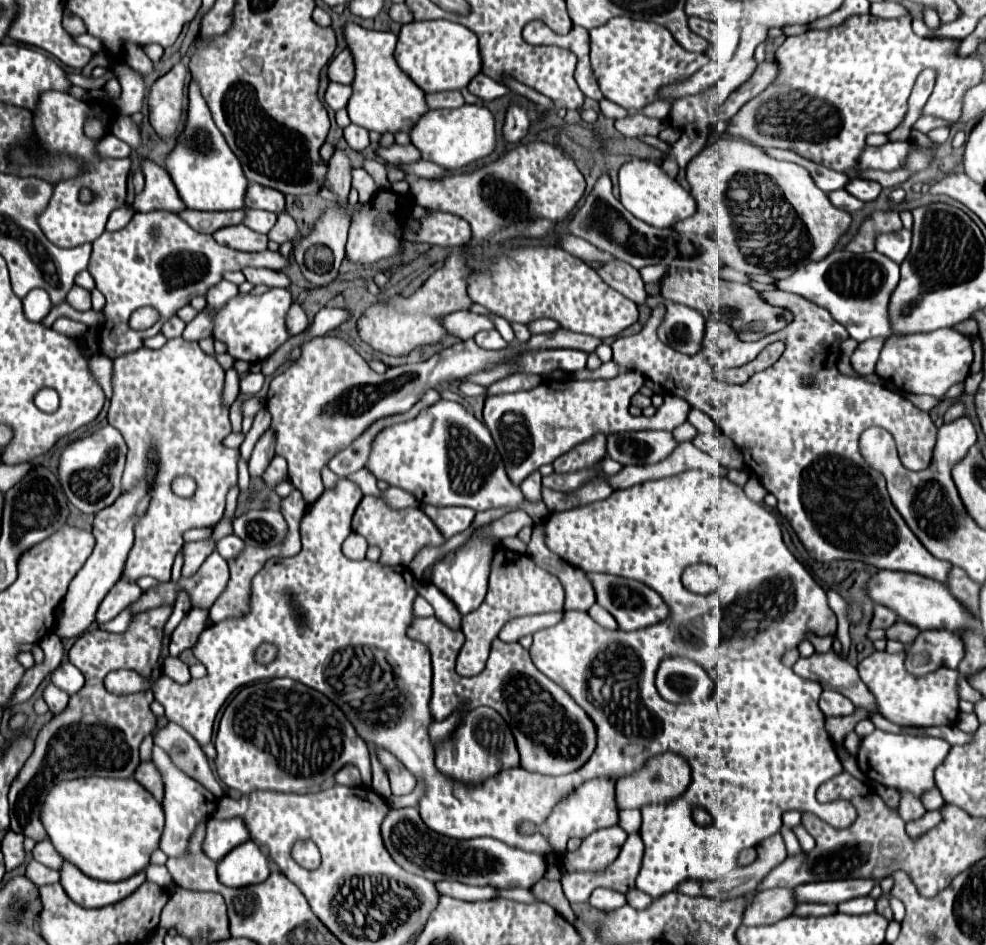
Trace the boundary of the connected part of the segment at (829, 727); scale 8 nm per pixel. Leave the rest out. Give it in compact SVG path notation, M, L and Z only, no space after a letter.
M857 709L857 713L851 717L827 717L825 731L831 735L831 739L835 743L841 743L845 739L845 735L855 727L855 723L865 719L865 717L867 717L867 713L863 709Z

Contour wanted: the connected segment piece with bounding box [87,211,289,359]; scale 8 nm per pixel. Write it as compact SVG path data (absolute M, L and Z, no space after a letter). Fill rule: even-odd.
M151 211L135 213L127 227L121 231L105 231L97 241L93 241L93 253L89 261L89 273L97 283L97 289L105 295L105 325L99 333L101 353L115 359L121 353L143 347L147 337L155 337L163 323L169 321L177 311L197 295L207 295L215 287L225 271L241 271L245 267L265 267L265 269L283 269L289 263L289 257L281 257L273 251L261 253L243 253L227 245L219 245L213 235L197 233L187 225L179 215L169 211ZM151 305L161 313L161 319L145 331L135 331L129 327L129 317L135 309Z

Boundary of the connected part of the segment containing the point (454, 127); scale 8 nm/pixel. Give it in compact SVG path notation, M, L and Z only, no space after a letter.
M463 105L461 109L429 111L427 115L423 115L421 123L411 129L411 143L421 151L423 159L433 161L445 169L461 169L495 151L495 117L483 105Z

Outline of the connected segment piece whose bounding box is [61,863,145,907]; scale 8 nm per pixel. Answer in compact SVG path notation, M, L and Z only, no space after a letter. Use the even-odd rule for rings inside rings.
M65 863L61 867L61 885L67 891L67 895L81 907L107 907L119 903L121 899L135 893L143 881L145 873L137 873L137 877L119 883L107 883L87 877L73 863Z

